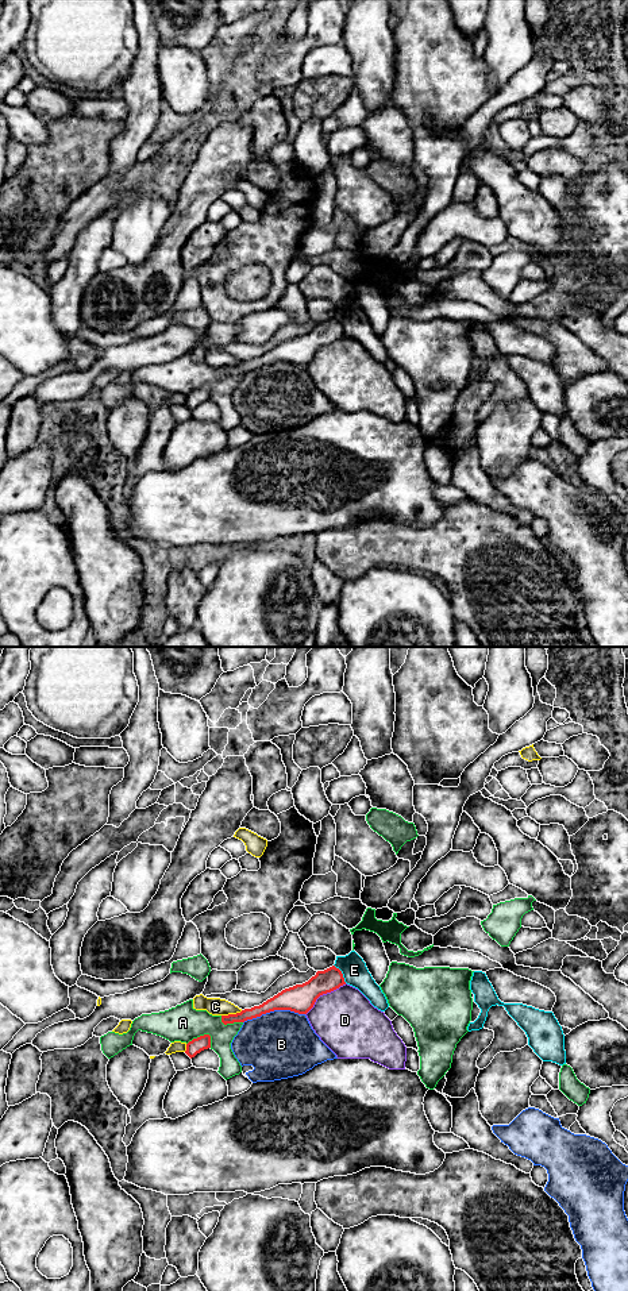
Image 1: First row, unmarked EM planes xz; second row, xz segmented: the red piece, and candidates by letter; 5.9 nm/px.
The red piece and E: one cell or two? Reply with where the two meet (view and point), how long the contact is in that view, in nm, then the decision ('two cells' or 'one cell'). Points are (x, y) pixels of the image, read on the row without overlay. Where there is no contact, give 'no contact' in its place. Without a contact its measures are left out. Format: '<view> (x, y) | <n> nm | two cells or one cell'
xz (342, 326) | 130 nm | two cells

